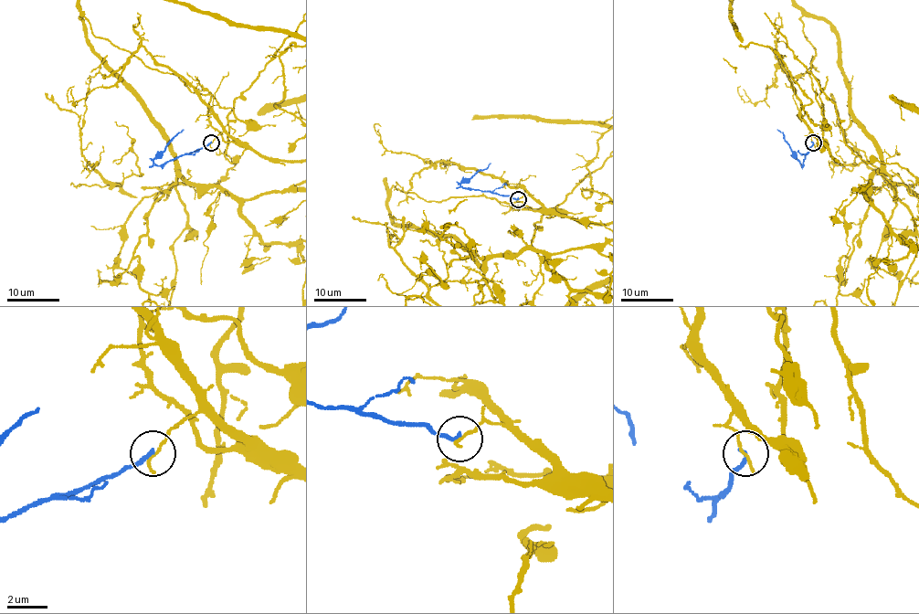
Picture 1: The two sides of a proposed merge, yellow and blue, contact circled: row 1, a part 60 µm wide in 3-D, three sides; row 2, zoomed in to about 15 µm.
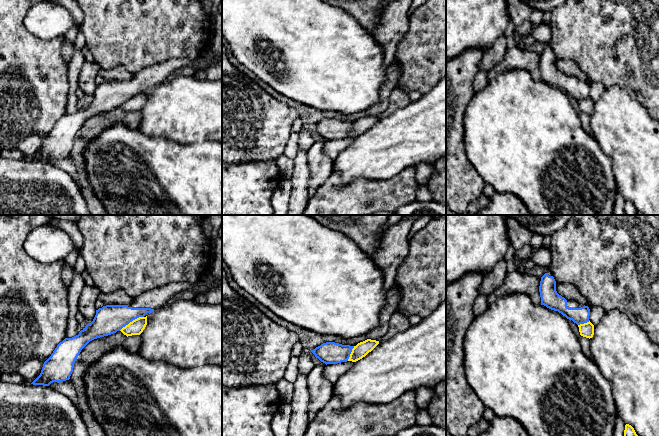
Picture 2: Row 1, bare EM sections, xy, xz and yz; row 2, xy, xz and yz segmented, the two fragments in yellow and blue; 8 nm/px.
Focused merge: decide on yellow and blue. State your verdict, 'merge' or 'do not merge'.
do not merge

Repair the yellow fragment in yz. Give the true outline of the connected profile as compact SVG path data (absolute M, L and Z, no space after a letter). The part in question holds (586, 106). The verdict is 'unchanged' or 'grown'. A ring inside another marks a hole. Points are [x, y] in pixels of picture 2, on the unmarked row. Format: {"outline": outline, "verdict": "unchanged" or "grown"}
{"outline": "M589 97L584 100L578 101L580 111L586 114L592 114L594 111L594 101Z", "verdict": "unchanged"}

